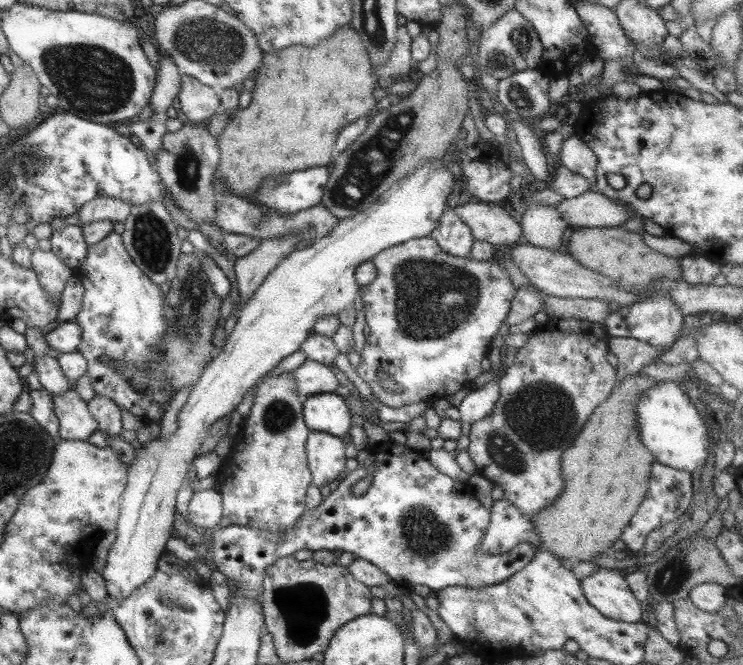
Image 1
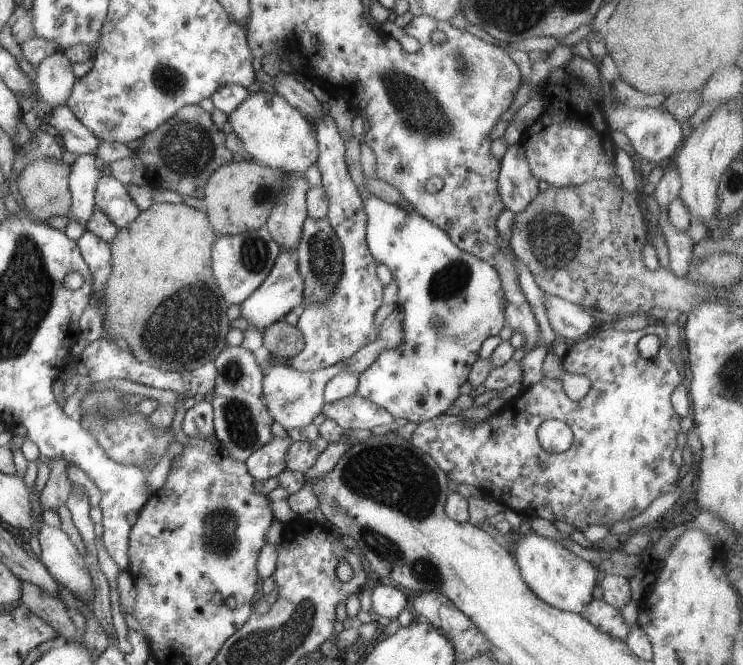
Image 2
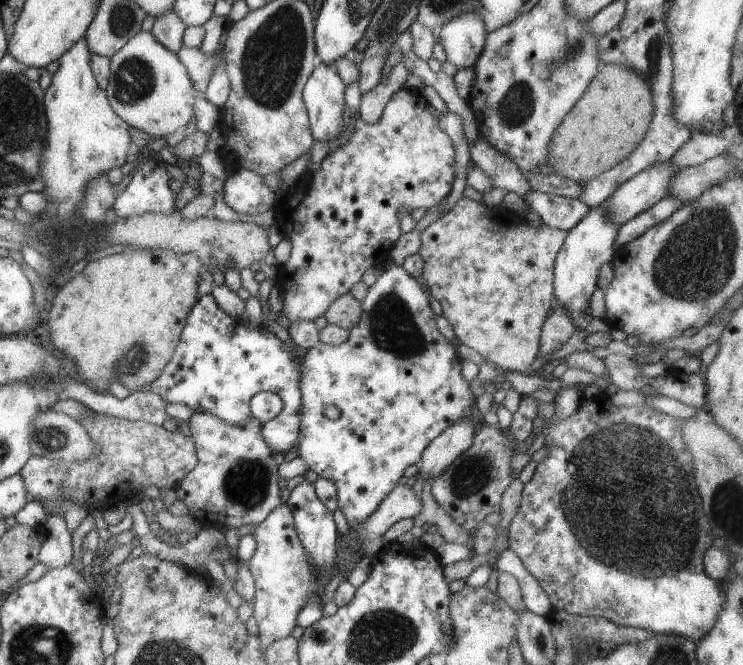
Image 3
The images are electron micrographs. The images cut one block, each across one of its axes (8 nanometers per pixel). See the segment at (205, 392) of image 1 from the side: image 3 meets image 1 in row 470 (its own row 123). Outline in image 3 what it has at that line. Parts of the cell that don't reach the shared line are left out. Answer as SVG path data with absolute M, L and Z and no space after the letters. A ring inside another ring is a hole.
M140 30L108 59L110 71L104 91L109 106L121 120L153 138L185 128L194 115L193 103L199 94L176 53L159 44L149 31Z

